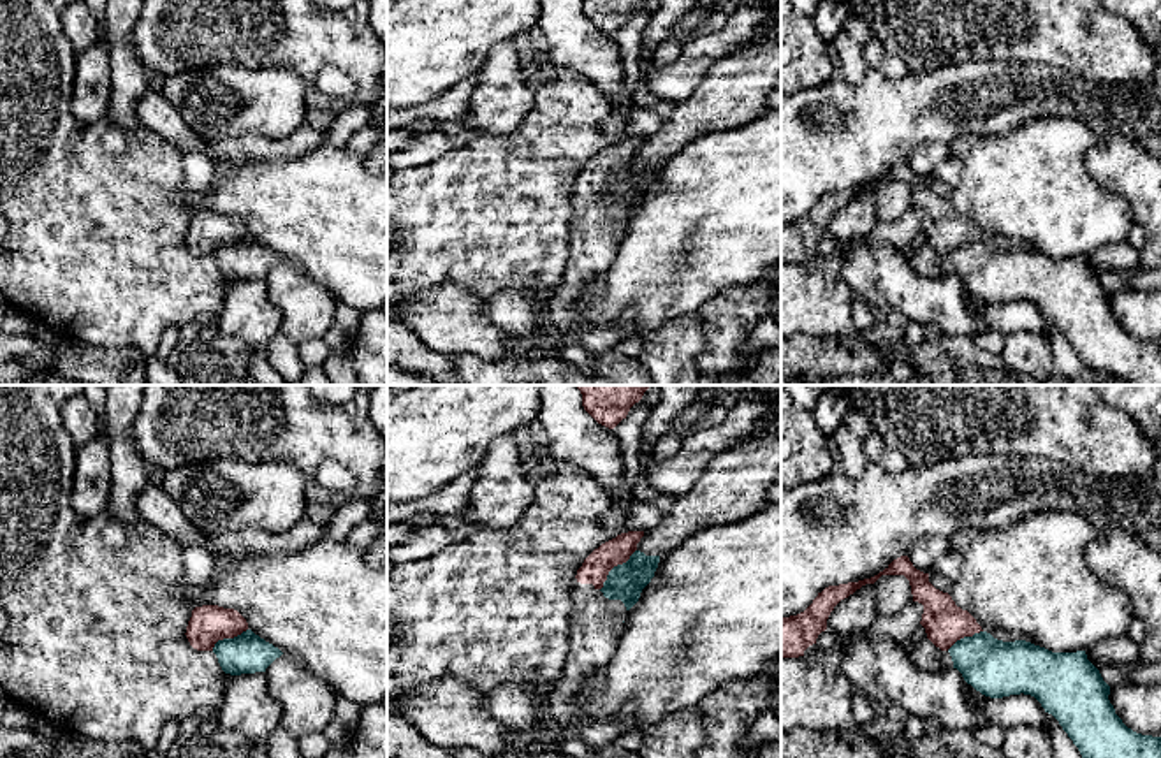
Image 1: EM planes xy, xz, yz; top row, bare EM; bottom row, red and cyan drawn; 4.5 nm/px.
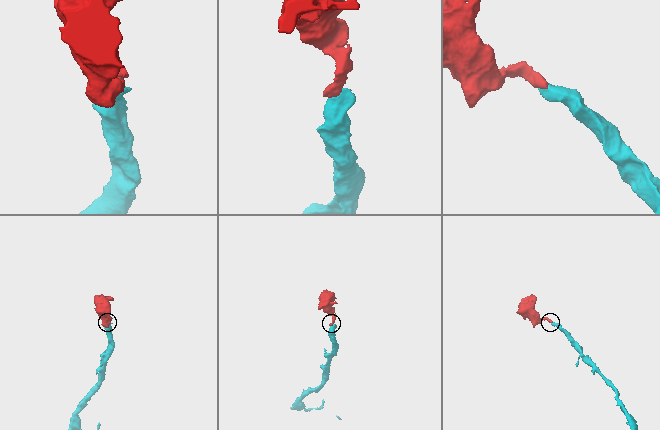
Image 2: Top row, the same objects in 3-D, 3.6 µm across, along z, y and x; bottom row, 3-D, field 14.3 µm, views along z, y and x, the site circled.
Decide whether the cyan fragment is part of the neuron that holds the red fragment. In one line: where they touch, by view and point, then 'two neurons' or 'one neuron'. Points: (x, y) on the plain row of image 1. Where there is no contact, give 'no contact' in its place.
contact xz (614, 171); two neurons

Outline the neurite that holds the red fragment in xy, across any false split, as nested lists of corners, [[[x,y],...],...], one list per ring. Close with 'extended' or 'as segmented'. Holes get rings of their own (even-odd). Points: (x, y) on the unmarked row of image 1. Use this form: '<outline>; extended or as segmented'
[[[202,211],[192,216],[186,244],[197,257],[213,257],[223,244],[234,244],[248,236],[246,225],[234,215]]]; as segmented

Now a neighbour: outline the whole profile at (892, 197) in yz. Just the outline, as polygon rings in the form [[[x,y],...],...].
[[[881,181],[874,195],[880,223],[892,223],[913,208],[911,192],[904,181]]]

